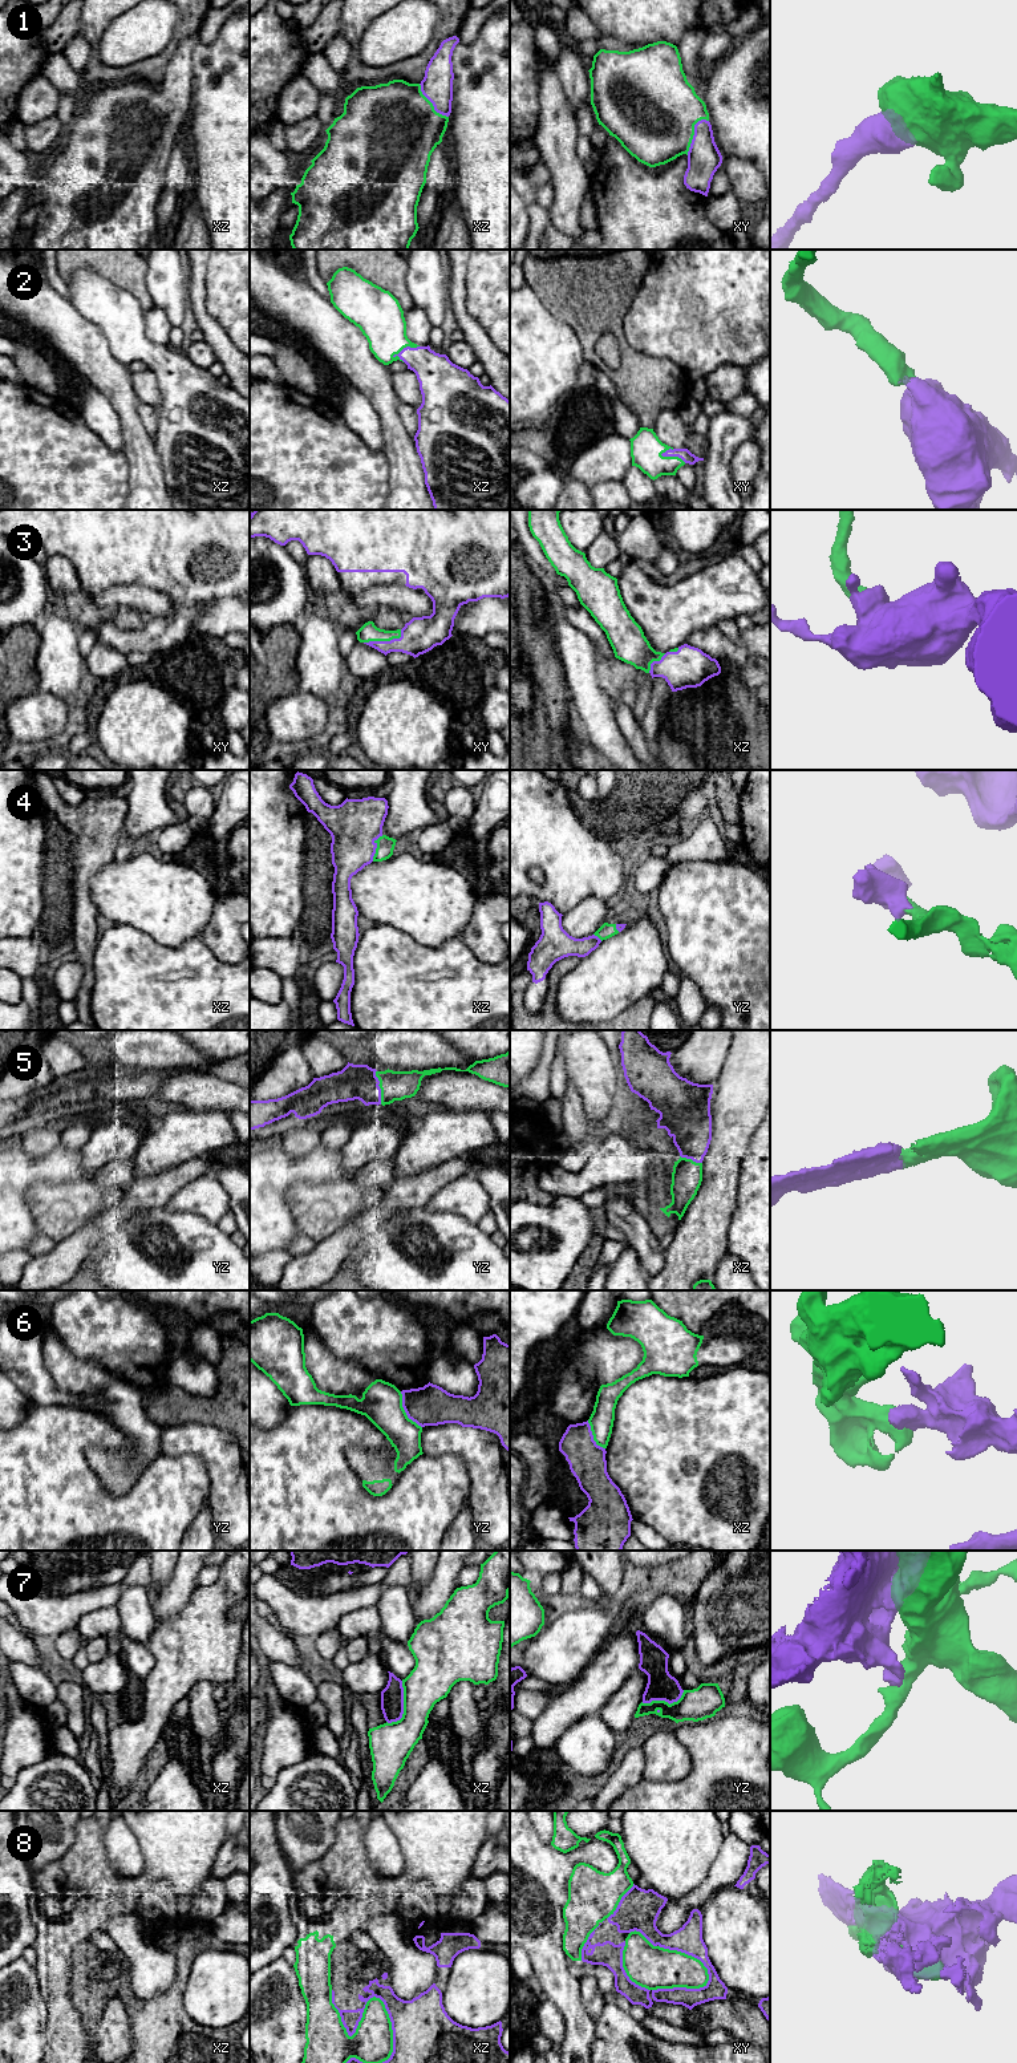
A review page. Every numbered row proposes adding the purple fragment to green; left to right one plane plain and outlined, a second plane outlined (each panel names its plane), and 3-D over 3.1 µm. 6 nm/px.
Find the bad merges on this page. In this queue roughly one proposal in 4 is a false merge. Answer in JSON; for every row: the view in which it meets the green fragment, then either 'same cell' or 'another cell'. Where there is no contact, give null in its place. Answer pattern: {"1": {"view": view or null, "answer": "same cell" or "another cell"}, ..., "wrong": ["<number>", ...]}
{"1": {"view": "xy", "answer": "same cell"}, "2": {"view": "xz", "answer": "same cell"}, "3": {"view": "xy", "answer": "same cell"}, "4": {"view": "xz", "answer": "same cell"}, "5": {"view": "yz", "answer": "same cell"}, "6": {"view": "yz", "answer": "another cell"}, "7": {"view": "xz", "answer": "another cell"}, "8": {"view": "xz", "answer": "another cell"}, "wrong": ["6", "7", "8"]}

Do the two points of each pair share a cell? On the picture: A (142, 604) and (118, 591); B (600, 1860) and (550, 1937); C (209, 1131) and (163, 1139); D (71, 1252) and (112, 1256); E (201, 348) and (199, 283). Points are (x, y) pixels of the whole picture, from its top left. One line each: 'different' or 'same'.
A: same
B: same
C: same
D: different
E: different

